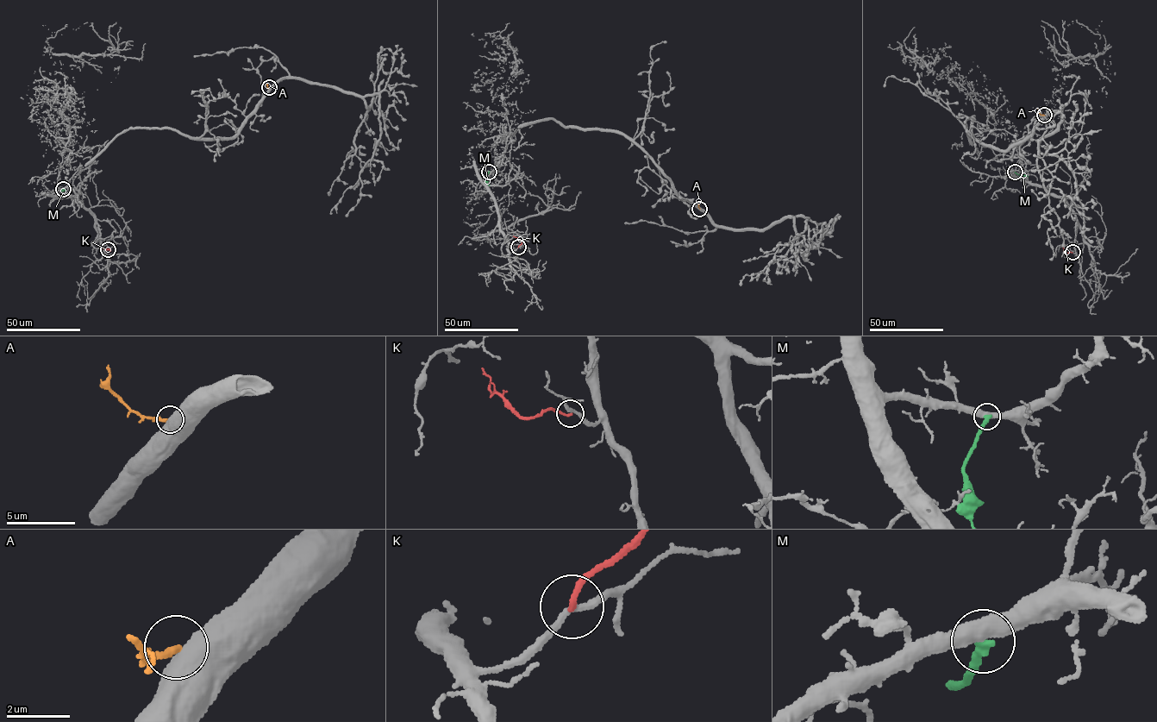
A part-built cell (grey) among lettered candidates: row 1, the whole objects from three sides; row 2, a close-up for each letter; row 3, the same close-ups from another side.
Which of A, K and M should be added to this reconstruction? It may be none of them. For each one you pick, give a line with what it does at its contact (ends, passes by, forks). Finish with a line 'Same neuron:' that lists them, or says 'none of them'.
Same neuron: none of them

